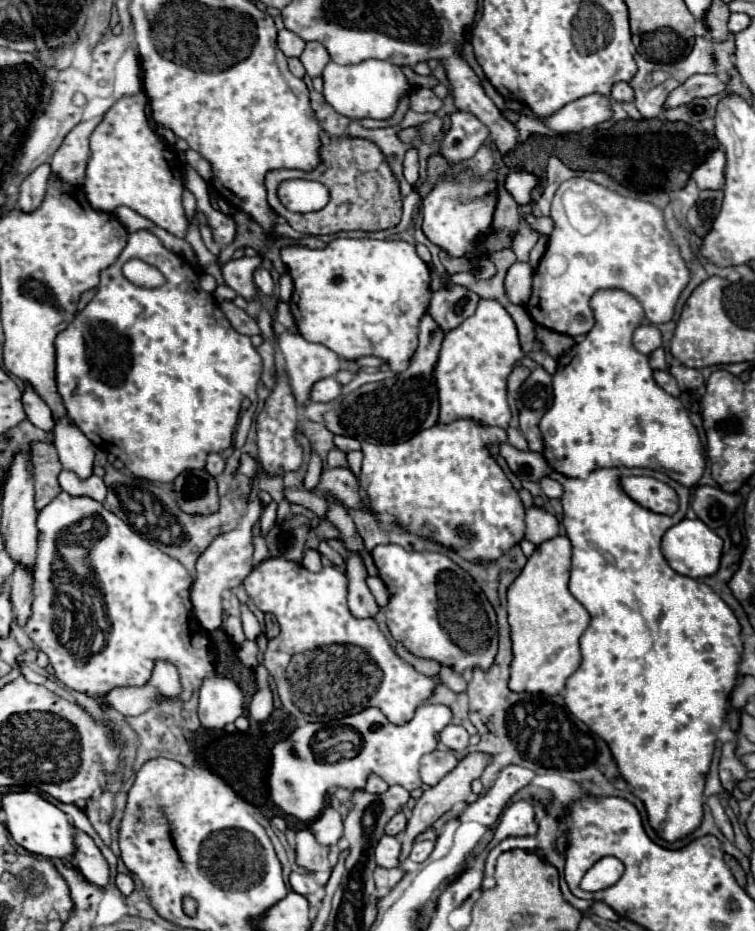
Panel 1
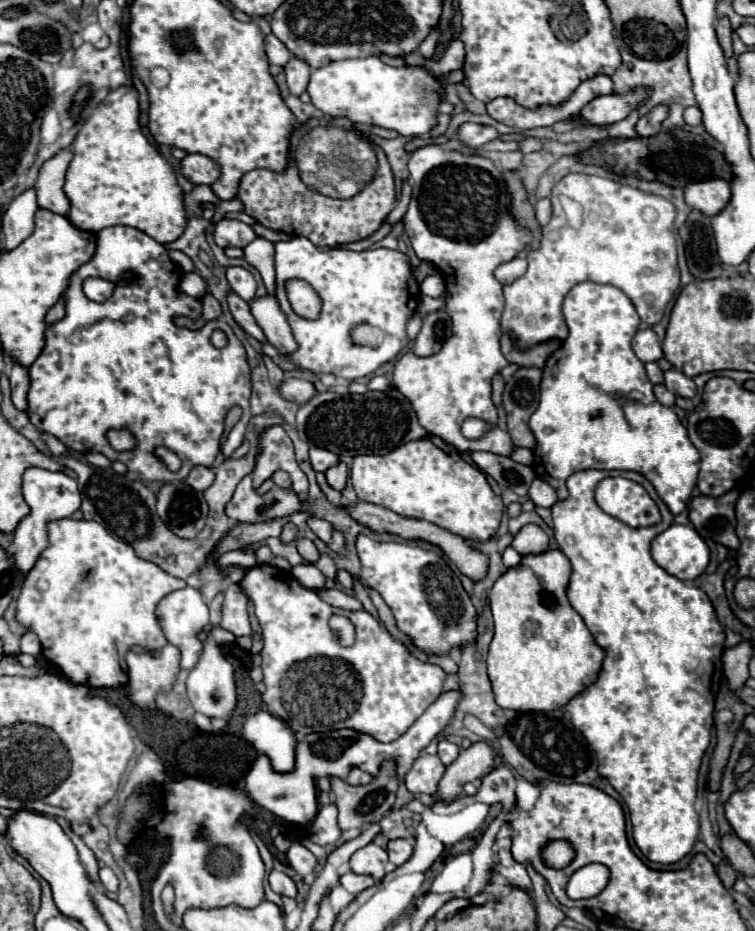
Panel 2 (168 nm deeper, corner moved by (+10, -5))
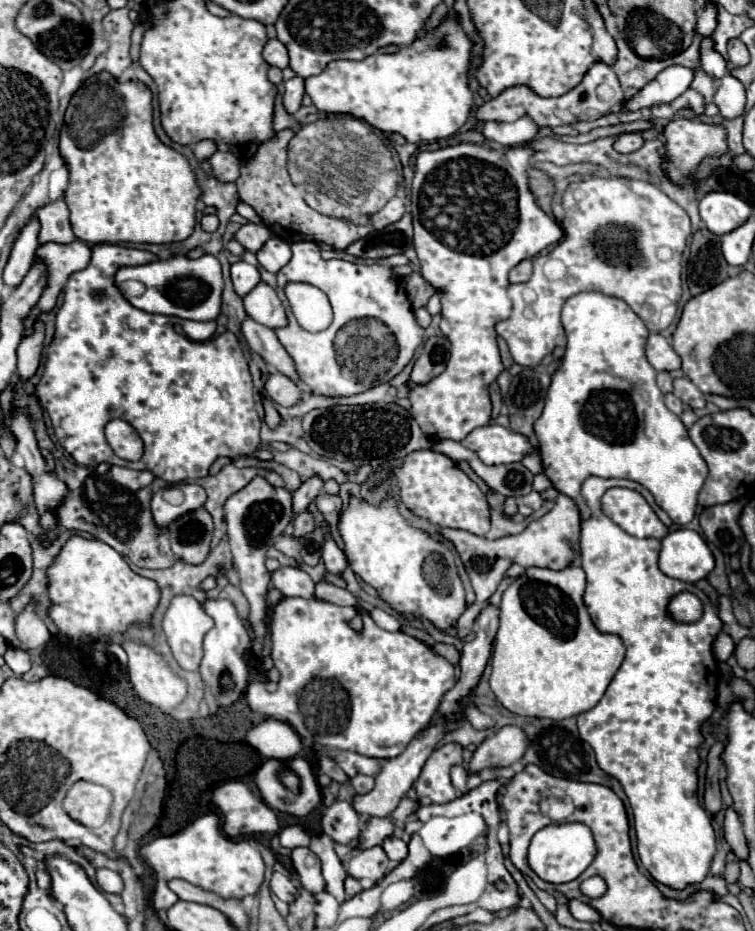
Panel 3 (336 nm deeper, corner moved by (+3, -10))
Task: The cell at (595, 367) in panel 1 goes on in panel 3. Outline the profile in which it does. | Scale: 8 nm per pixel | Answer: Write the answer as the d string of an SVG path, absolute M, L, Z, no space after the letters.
M581 292L565 302L561 322L567 336L567 350L559 370L551 378L551 386L545 398L547 408L543 408L541 418L535 422L535 434L539 436L539 454L543 460L545 476L561 494L567 494L577 502L583 520L591 518L591 510L581 498L581 482L589 476L601 476L639 482L653 494L655 502L669 514L675 524L689 524L695 516L697 494L705 482L707 468L705 460L701 460L701 454L697 452L689 436L685 436L685 426L677 426L673 434L665 436L665 450L649 448L649 438L645 436L645 404L649 394L657 394L659 388L655 384L657 372L645 358L645 342L649 332L643 320L623 300L605 296L601 292Z

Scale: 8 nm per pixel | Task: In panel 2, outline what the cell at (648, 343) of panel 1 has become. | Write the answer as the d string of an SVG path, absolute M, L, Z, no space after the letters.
M642 329L634 335L632 339L632 349L636 353L636 357L642 361L642 363L648 363L648 361L658 361L662 357L662 347L660 347L660 341L656 337L656 333L652 329Z

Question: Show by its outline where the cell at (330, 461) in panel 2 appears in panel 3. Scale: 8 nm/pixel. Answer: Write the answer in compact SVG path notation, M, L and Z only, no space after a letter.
M317 476L309 478L307 482L303 482L301 488L291 494L291 498L293 498L293 514L305 512L307 506L309 506L309 504L315 500L315 496L321 492L321 488L323 488L323 480L317 478Z

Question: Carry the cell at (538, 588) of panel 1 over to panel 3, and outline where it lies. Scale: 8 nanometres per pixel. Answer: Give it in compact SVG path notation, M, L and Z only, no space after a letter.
M569 566L565 570L527 568L525 574L515 578L513 584L505 590L501 600L501 624L491 656L493 674L489 682L493 694L509 712L521 716L565 720L587 712L605 694L609 682L625 658L625 646L617 634L597 630L585 608L583 594L585 572L577 566Z

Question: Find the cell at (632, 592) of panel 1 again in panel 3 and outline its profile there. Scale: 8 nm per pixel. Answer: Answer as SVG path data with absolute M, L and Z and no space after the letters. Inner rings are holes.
M591 476L581 486L581 494L593 512L587 522L581 522L581 538L579 538L581 568L587 574L585 606L595 626L601 632L611 632L611 634L621 636L627 648L627 654L615 678L607 686L605 696L599 700L599 704L577 716L577 728L579 728L581 740L585 740L595 750L599 768L621 782L631 802L637 842L639 842L637 852L643 866L647 868L647 872L653 876L655 882L665 884L673 890L683 890L689 884L701 884L705 880L715 856L715 832L711 826L711 816L701 808L697 800L697 766L699 766L697 748L703 742L699 728L703 720L707 720L713 714L713 708L715 708L713 674L717 670L717 662L713 658L711 644L715 636L721 632L723 624L717 616L715 606L705 596L705 592L701 592L697 586L689 582L669 578L659 570L657 566L657 558L661 550L659 540L633 538L625 530L621 530L609 516L603 514L601 496L613 486L639 492L649 502L649 506L653 508L653 512L659 516L659 520L665 526L673 524L671 518L655 504L651 492L637 482L619 480L619 478L607 480L607 478ZM679 592L691 592L703 602L705 612L701 620L693 624L679 624L667 616L667 604L671 596Z

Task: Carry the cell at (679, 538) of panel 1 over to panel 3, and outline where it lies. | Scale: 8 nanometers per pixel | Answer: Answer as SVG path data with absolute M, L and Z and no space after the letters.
M679 528L661 540L659 568L667 576L683 582L697 582L705 578L713 566L715 558L697 532Z

